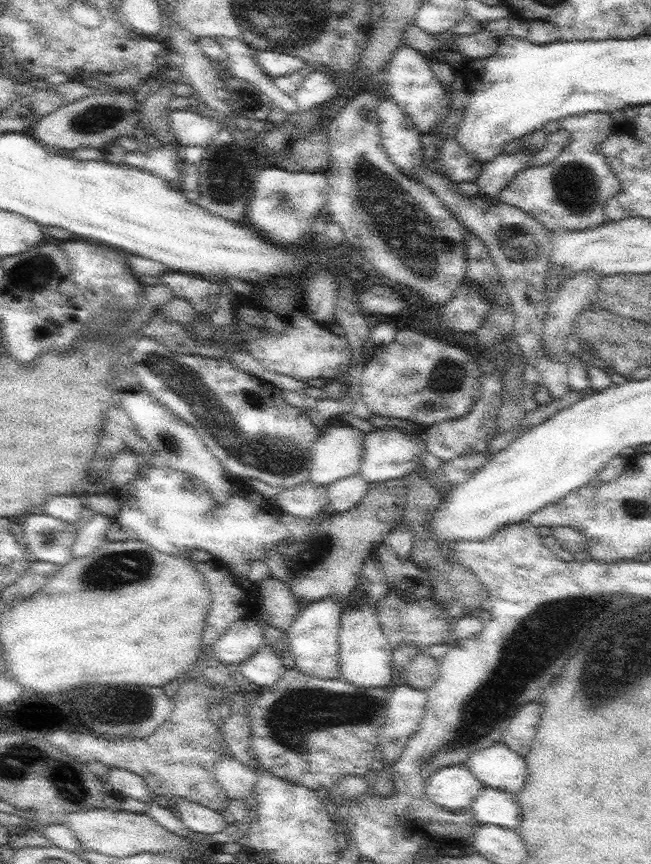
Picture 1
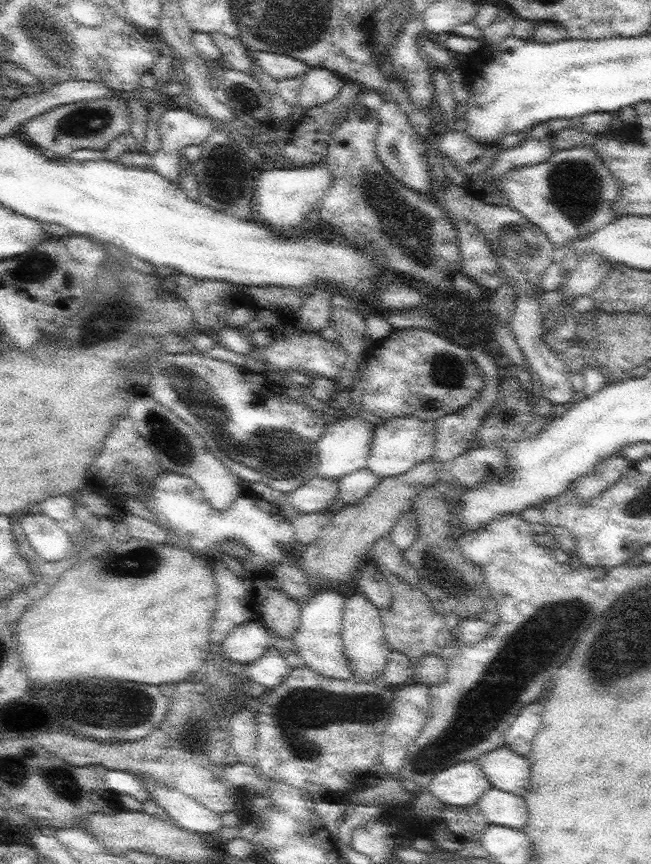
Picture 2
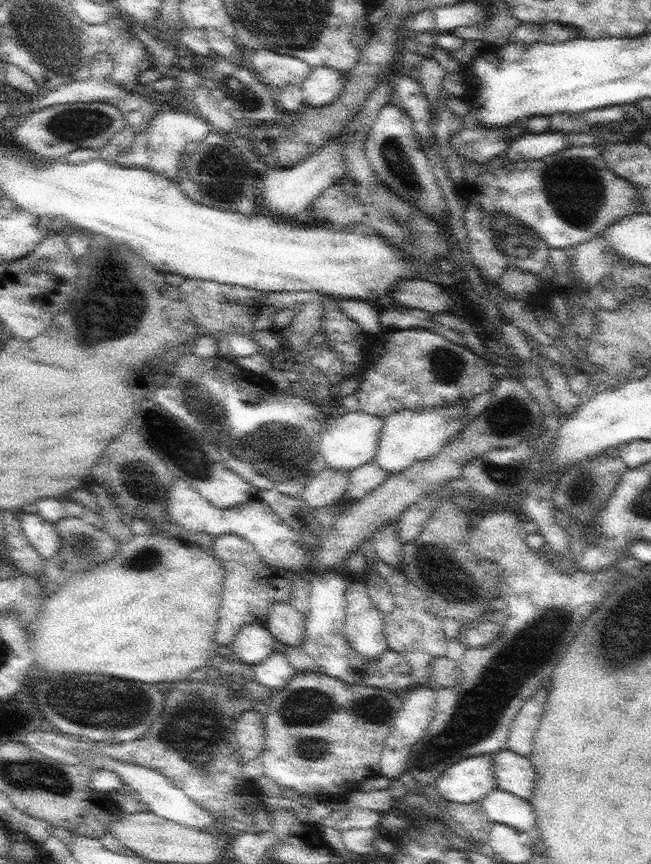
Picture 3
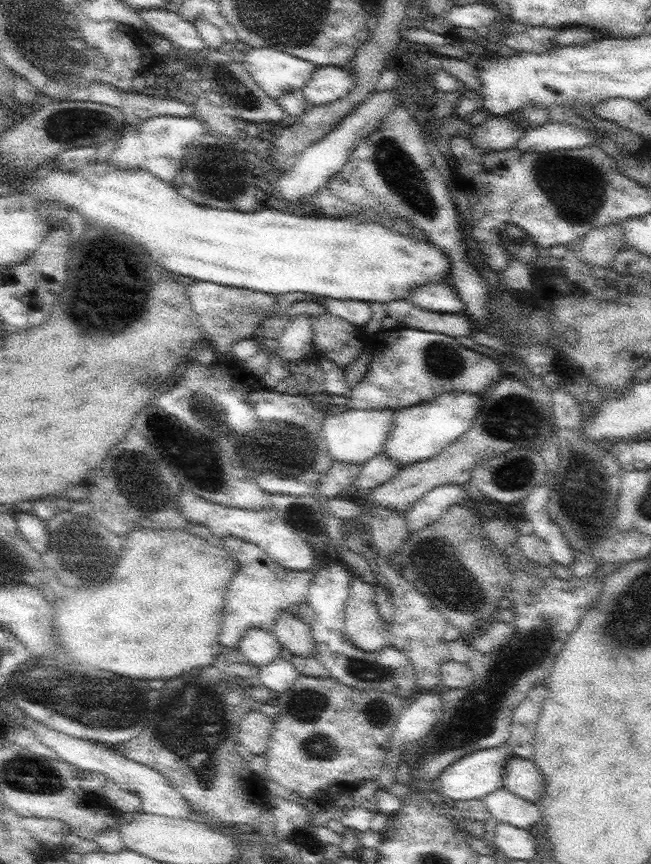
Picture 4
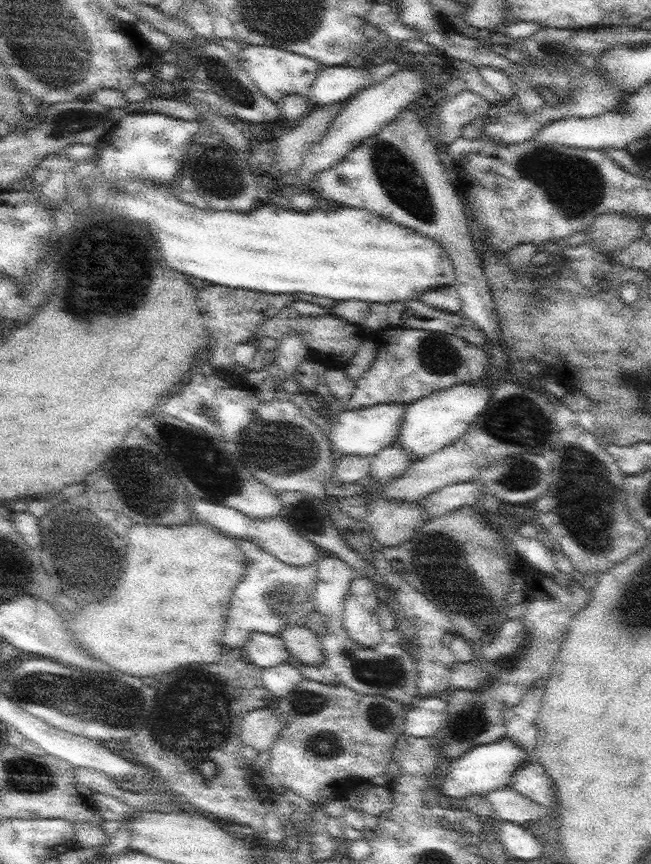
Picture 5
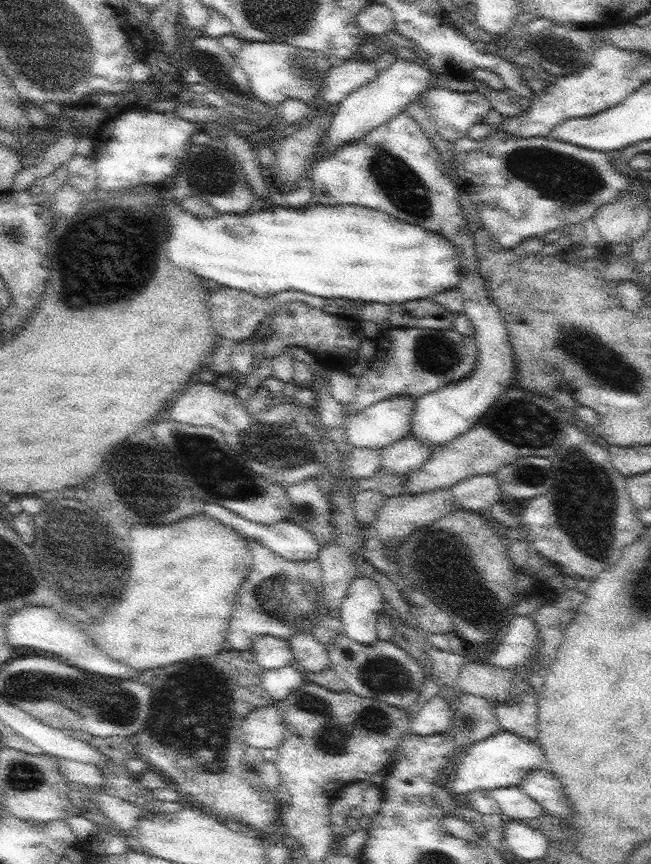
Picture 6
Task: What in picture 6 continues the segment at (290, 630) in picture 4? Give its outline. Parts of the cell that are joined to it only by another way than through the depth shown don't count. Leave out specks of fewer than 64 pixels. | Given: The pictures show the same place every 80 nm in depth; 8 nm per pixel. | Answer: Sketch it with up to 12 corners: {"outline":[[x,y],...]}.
{"outline":[[312,633],[289,638],[304,672],[331,668],[327,646]]}

